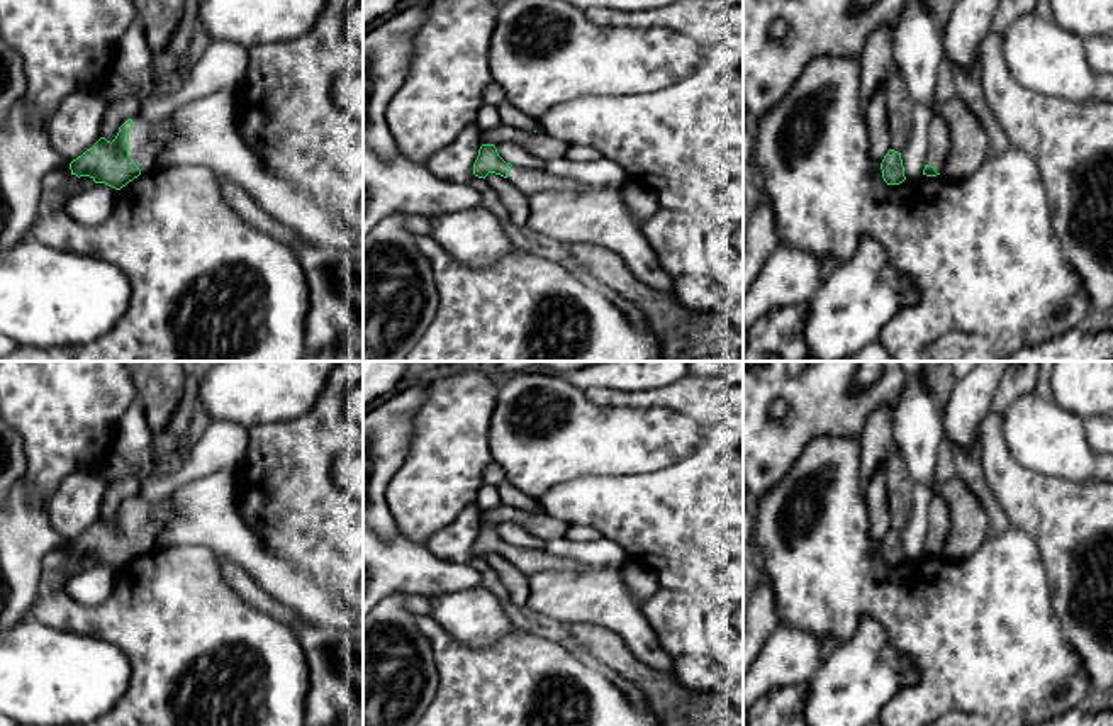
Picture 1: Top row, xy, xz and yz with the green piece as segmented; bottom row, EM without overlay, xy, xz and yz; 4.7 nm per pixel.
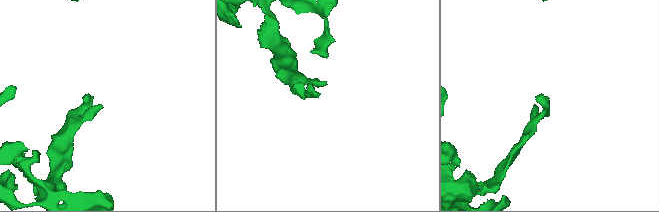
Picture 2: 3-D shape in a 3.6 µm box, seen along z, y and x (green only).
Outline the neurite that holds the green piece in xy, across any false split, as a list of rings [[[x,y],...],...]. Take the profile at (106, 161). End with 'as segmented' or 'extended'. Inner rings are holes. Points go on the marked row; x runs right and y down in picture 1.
[[[143,117],[127,119],[110,142],[100,137],[90,149],[70,163],[71,175],[90,176],[120,190],[139,175],[154,170],[156,156],[171,141],[171,117],[148,122]]] | extended

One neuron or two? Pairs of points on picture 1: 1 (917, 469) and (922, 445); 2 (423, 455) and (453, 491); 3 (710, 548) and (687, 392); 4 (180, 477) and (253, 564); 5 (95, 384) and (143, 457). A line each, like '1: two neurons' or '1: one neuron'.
1: one neuron
2: one neuron
3: one neuron
4: two neurons
5: two neurons

